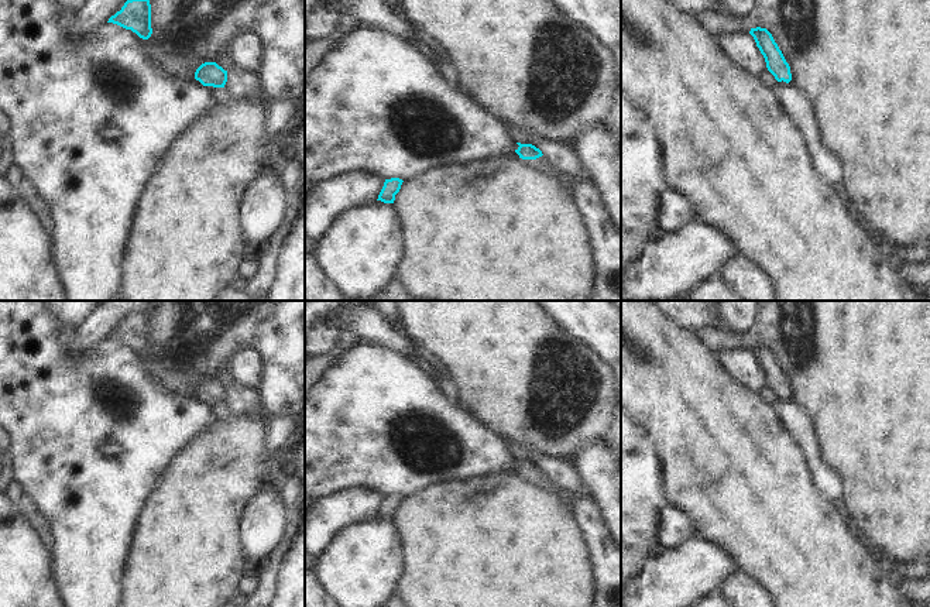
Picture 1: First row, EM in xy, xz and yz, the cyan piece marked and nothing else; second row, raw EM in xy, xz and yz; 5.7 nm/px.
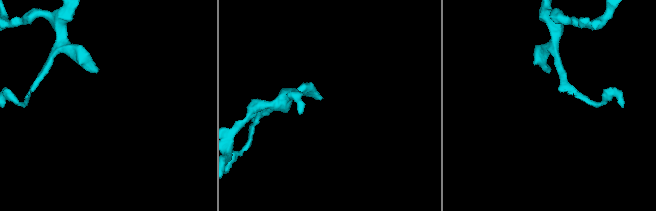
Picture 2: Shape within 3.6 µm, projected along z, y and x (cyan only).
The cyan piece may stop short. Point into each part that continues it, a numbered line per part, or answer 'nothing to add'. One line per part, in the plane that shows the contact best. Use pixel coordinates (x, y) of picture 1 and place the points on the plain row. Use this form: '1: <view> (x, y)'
1: xz (541, 480).

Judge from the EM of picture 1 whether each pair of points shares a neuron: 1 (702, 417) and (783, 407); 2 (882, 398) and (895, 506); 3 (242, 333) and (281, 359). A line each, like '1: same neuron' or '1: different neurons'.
1: different neurons
2: same neuron
3: different neurons

